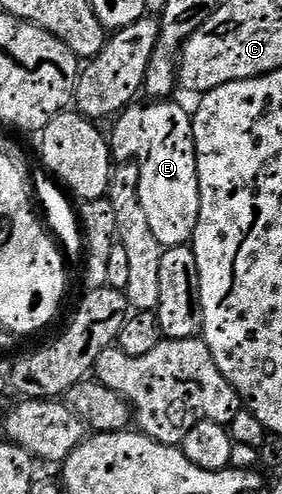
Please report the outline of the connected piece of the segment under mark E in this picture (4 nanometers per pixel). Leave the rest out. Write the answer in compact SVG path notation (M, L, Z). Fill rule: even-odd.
M173 101L143 102L129 105L120 112L112 135L110 131L110 146L117 160L138 164L138 197L146 212L146 221L161 247L183 247L191 244L200 216L192 115L189 108L187 111Z

